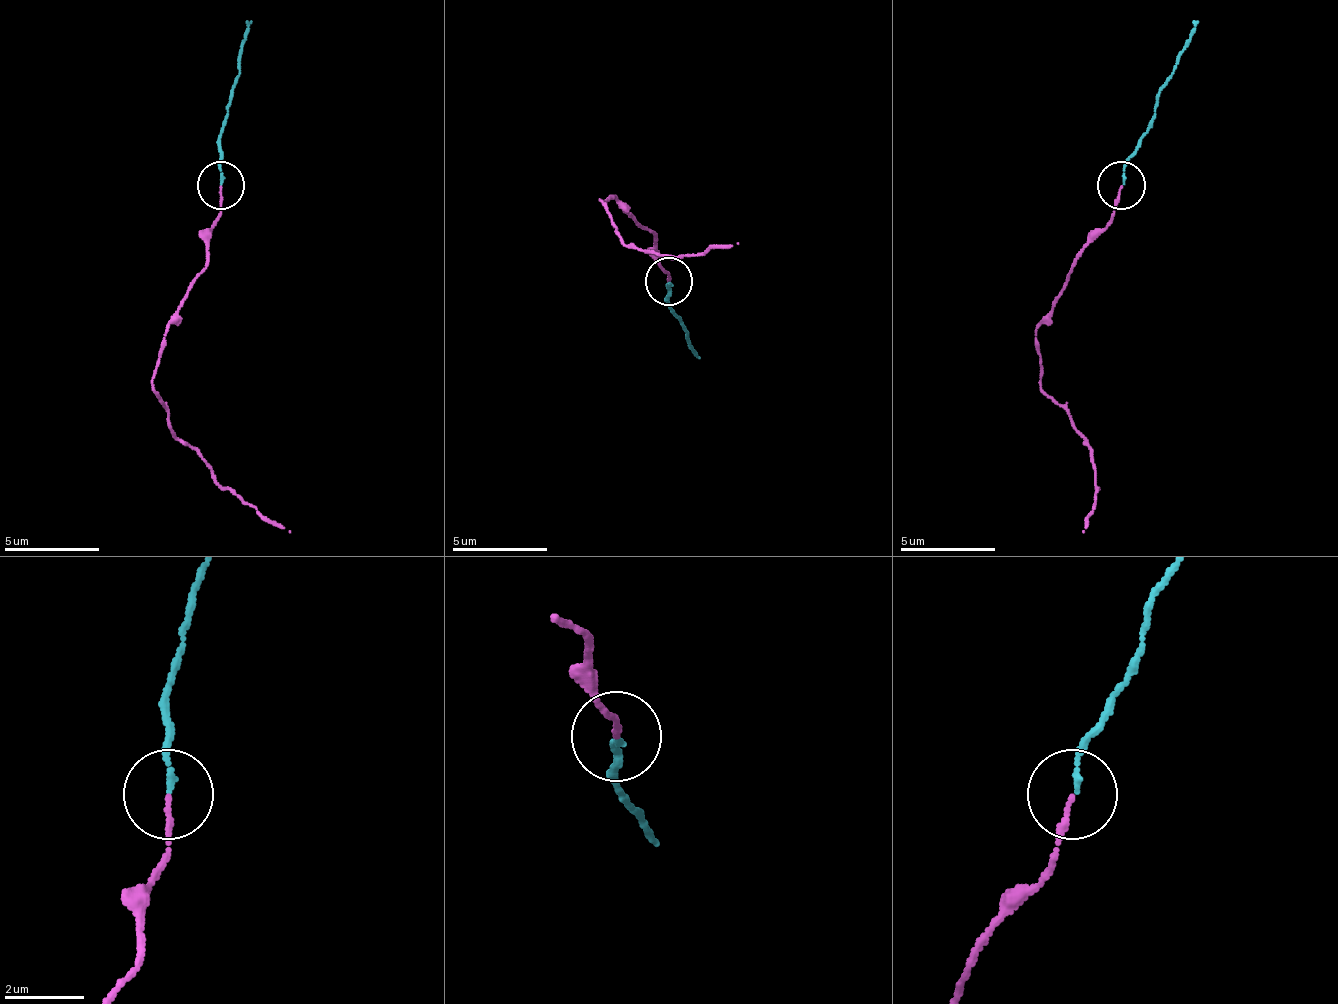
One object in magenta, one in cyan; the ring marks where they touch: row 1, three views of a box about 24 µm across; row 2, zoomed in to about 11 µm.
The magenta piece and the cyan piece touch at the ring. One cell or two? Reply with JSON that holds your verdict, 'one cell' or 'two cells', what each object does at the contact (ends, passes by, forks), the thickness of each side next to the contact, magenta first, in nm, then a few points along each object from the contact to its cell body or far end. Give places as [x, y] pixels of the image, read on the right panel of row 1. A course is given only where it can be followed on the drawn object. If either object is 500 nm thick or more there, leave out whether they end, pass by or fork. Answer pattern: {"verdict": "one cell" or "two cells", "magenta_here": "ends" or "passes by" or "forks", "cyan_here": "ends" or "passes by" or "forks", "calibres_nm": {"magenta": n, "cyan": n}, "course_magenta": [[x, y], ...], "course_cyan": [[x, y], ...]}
{"verdict": "one cell", "magenta_here": "ends", "cyan_here": "ends", "calibres_nm": {"magenta": 130, "cyan": 130}, "course_magenta": [[1122, 186], [1113, 219], [1080, 257], [1037, 329], [1041, 386], [1070, 424], [1094, 467], [1084, 534]], "course_cyan": [[1122, 186], [1137, 138], [1199, 19]]}

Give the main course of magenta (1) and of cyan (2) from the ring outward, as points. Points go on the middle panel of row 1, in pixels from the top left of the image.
1: (667, 282), (658, 240), (615, 197), (601, 201), (615, 230), (653, 254), (739, 244)
2: (667, 282), (667, 297), (701, 359)

